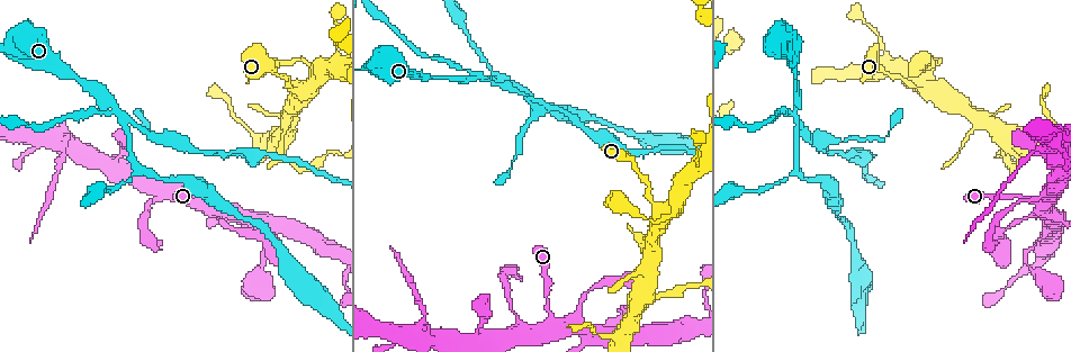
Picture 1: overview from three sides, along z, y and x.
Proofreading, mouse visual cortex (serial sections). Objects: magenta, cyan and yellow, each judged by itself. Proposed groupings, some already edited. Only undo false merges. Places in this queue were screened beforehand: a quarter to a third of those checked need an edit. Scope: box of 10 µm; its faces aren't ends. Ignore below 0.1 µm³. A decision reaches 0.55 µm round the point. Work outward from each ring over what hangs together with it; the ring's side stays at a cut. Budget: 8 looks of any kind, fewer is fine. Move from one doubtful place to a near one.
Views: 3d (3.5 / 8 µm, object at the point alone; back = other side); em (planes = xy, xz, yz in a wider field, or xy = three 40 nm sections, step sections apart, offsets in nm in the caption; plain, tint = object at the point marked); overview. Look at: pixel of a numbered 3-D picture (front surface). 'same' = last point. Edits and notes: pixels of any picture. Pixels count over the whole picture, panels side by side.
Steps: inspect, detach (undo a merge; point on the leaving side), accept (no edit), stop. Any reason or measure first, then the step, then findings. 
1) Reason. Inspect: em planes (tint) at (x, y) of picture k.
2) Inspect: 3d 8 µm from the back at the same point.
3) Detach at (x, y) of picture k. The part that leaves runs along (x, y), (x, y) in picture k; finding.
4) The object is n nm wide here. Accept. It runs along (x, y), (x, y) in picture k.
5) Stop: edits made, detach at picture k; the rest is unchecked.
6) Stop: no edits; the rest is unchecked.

Thick turns thin. Inspect: 3d 3.5 µm at (159, 190) of picture 1.

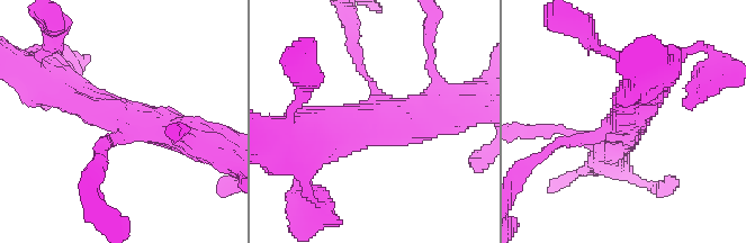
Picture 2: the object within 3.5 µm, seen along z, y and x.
Accept. It runs along (438, 108), (389, 125), (356, 47) in picture 2; one cell here.

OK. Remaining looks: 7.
Calibre changes. Inspect: 3d 8 µm at (1047, 147) of picture 1.

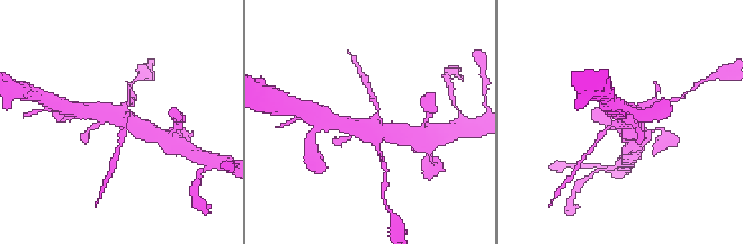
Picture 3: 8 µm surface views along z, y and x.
Shape alone is not enough. Inspect: em planes (tint) at the same point.

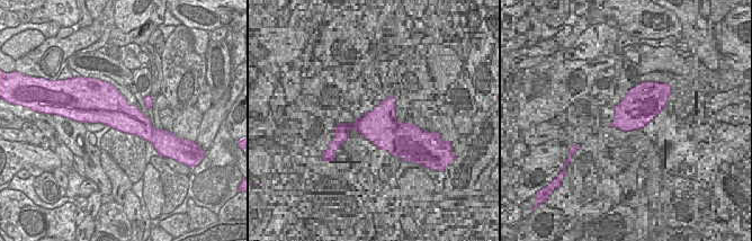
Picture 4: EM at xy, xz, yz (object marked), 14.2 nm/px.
Detach at (600, 135) of picture 3. A second cell is stuck on.

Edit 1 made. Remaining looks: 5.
Looks like a crossing. Inspect: 3d 3.5 µm at (122, 119) of picture 1.

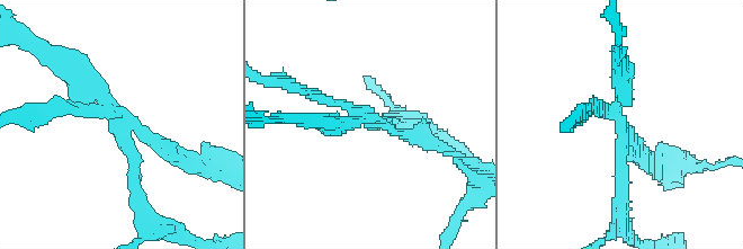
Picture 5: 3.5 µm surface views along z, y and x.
4 arms meet here; the arms are 150, 200, 200, 250 nm wide; shape alone is not enough. Inspect: em xy step 3 (tint) at (374, 121) of picture 5.

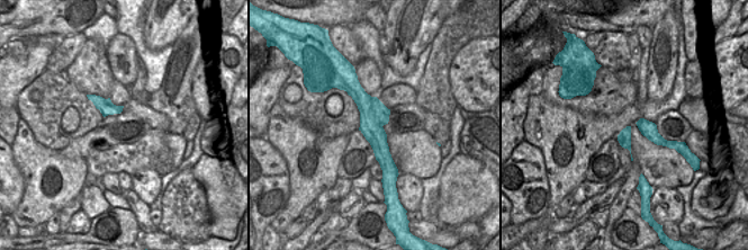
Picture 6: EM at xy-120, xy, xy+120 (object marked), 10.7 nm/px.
Detach at (420, 139) of picture 5. A second cell is stuck on.

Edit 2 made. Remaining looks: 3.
See it whole again. Inspect: overview.

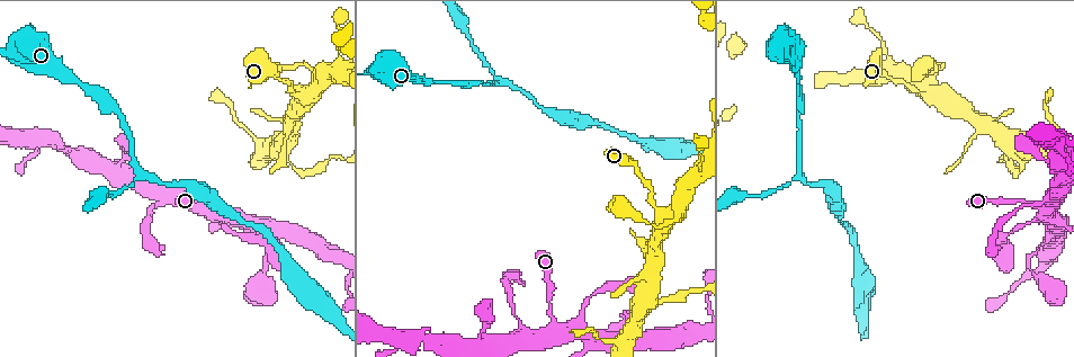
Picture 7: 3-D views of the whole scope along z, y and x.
Sharp bend. Inspect: 3d 8 µm at (930, 95) of picture 7.

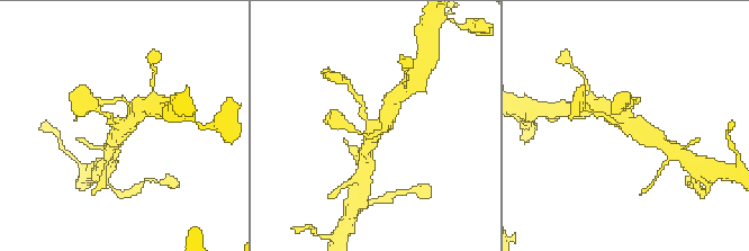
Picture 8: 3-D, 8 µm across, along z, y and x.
Inspect: em planes (tint) at the same point.

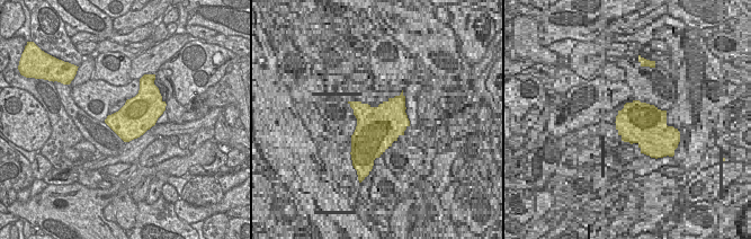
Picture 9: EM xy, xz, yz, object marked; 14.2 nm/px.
The arms are 150, 250, 450, 450 nm wide. Accept. It runs along (604, 114), (653, 142) in picture 8; all the same cell.

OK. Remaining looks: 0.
Stop: edits made, detach at picture 3, detach at picture 5; the rest is unchecked.

